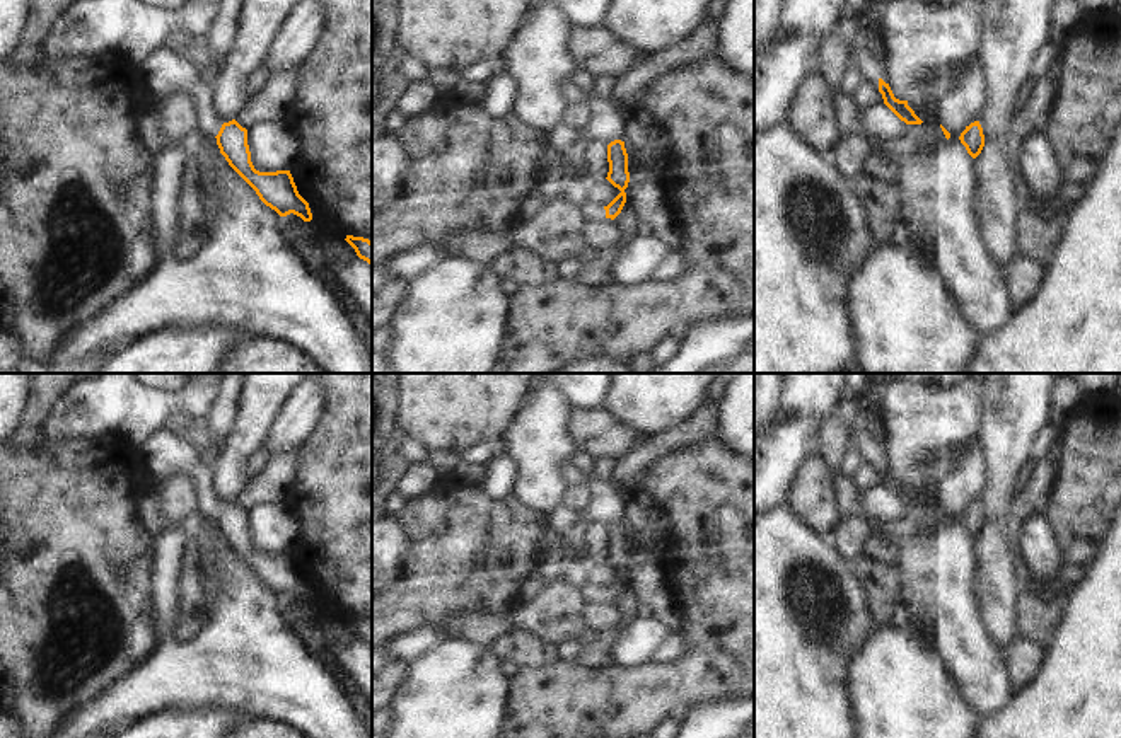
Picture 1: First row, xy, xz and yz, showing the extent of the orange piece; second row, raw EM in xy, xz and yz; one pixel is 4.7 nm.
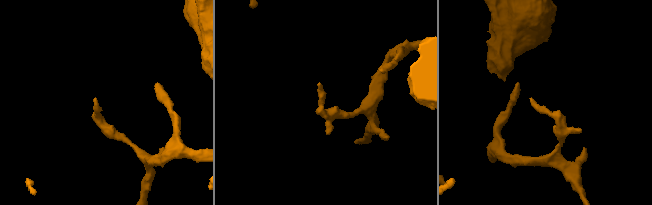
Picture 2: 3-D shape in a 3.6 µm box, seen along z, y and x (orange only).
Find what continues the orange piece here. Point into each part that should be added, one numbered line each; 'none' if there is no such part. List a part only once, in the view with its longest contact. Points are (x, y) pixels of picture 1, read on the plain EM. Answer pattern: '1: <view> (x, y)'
1: xy (164, 454)

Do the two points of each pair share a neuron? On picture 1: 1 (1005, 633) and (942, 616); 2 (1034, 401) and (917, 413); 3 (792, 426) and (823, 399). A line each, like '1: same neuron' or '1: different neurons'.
1: different neurons
2: different neurons
3: same neuron

